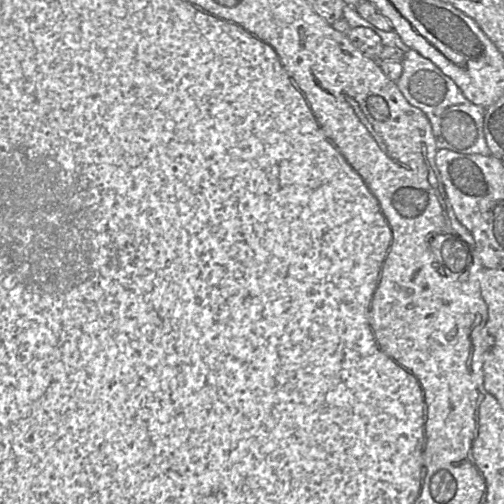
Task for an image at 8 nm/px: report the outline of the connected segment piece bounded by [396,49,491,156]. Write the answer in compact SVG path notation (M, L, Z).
M409 49L402 60L403 71L396 81L406 100L422 110L431 123L437 149L448 149L462 154L491 155L483 124L486 108L469 101L456 83L431 60Z

